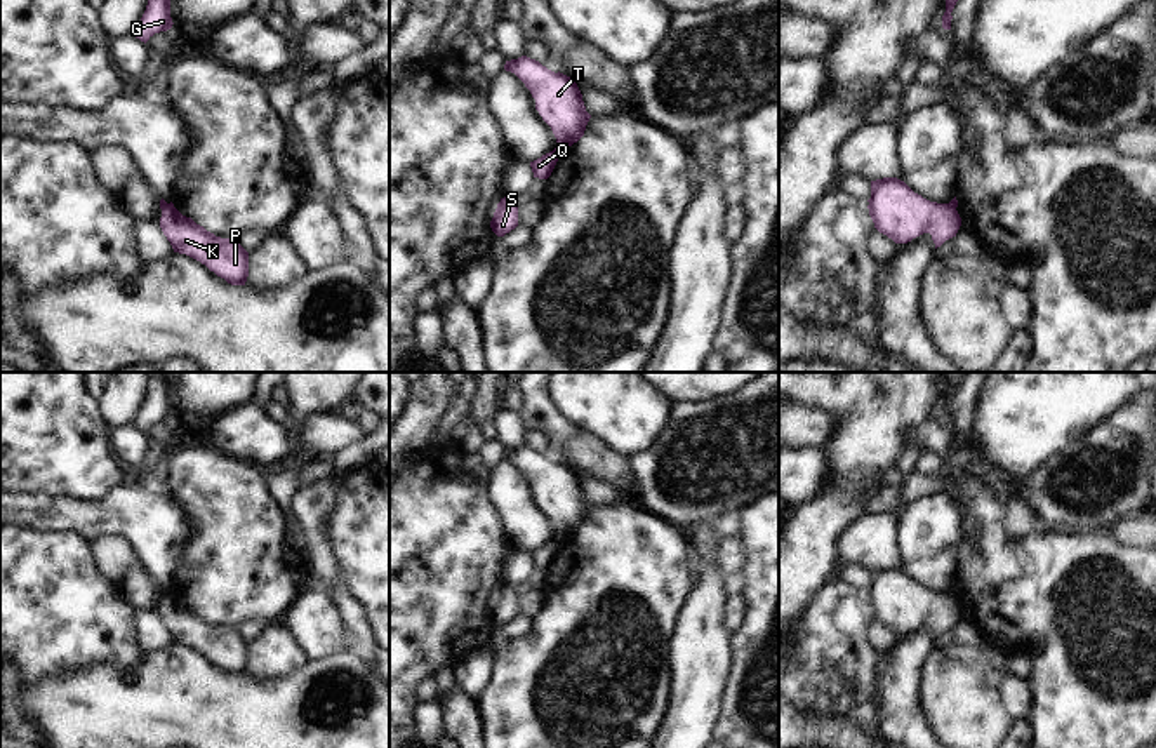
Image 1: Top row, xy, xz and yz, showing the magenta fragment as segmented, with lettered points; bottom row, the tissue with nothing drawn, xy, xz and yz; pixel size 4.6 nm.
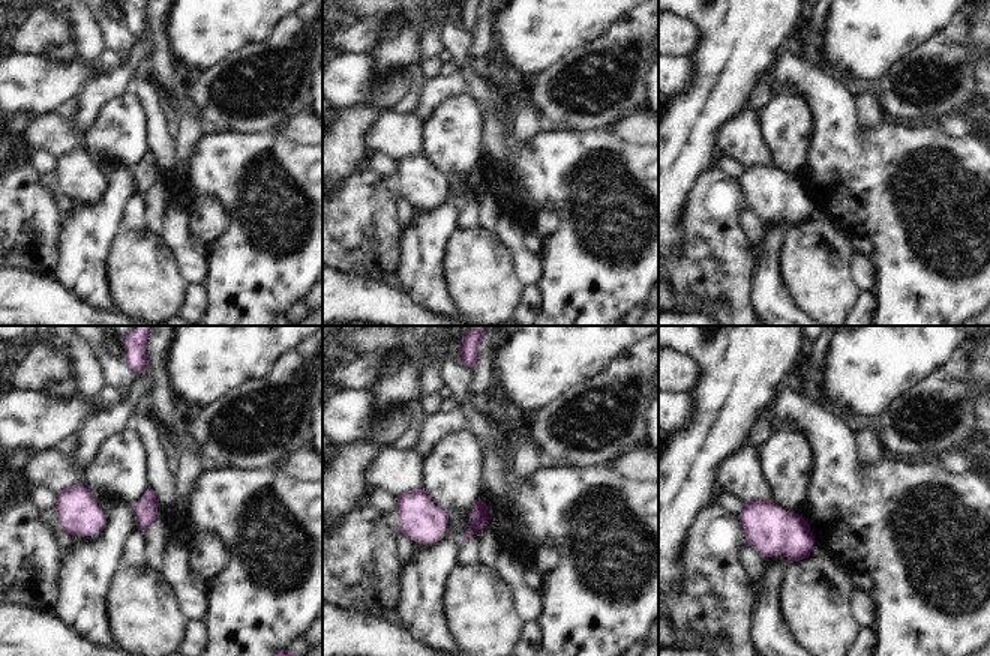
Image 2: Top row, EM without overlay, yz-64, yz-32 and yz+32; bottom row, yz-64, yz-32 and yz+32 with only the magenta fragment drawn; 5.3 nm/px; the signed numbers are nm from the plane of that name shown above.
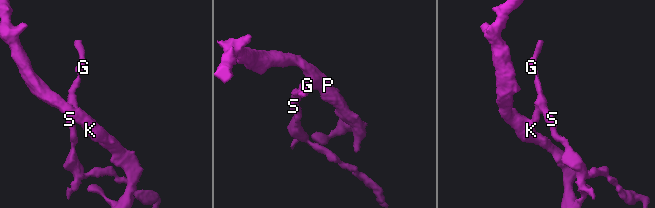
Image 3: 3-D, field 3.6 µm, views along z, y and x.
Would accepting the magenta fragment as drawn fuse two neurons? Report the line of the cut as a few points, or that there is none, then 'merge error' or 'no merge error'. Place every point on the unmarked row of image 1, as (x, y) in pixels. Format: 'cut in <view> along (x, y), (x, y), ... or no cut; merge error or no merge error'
cut in xz along (553, 540), (558, 545); merge error

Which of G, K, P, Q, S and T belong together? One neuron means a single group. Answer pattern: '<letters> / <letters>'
G Q S / K P T

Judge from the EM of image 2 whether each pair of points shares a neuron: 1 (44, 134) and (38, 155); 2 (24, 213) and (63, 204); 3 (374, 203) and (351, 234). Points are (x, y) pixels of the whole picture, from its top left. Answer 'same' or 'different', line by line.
1: different
2: different
3: same

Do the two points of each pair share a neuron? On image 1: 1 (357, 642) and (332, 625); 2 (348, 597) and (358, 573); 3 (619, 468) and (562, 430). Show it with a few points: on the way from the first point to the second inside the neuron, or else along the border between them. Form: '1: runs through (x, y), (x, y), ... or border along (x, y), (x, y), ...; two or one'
1: border along (334, 597), (346, 623), (348, 649); two
2: border along (345, 580), (371, 620); two
3: runs through (605, 463), (576, 444); one

